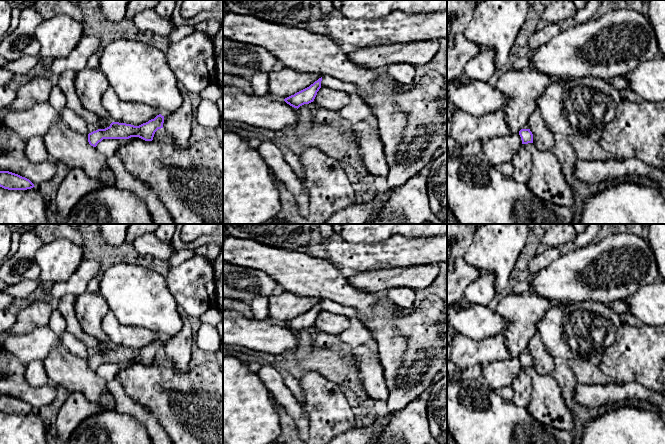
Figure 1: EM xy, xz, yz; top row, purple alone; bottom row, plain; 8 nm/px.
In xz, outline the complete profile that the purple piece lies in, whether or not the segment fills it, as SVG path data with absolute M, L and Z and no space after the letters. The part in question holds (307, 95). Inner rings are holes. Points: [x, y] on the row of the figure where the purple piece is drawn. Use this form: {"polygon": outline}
{"polygon": "M322 77L311 84L309 87L295 93L284 99L284 101L294 108L299 108L304 104L309 104L314 101L317 92L321 88Z"}

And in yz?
{"polygon": "M521 129L519 135L522 140L522 144L533 143L533 134L530 129Z"}

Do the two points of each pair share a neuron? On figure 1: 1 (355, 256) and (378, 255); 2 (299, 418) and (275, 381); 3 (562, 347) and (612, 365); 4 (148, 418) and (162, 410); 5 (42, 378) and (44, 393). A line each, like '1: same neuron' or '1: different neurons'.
1: same neuron
2: same neuron
3: different neurons
4: different neurons
5: different neurons

